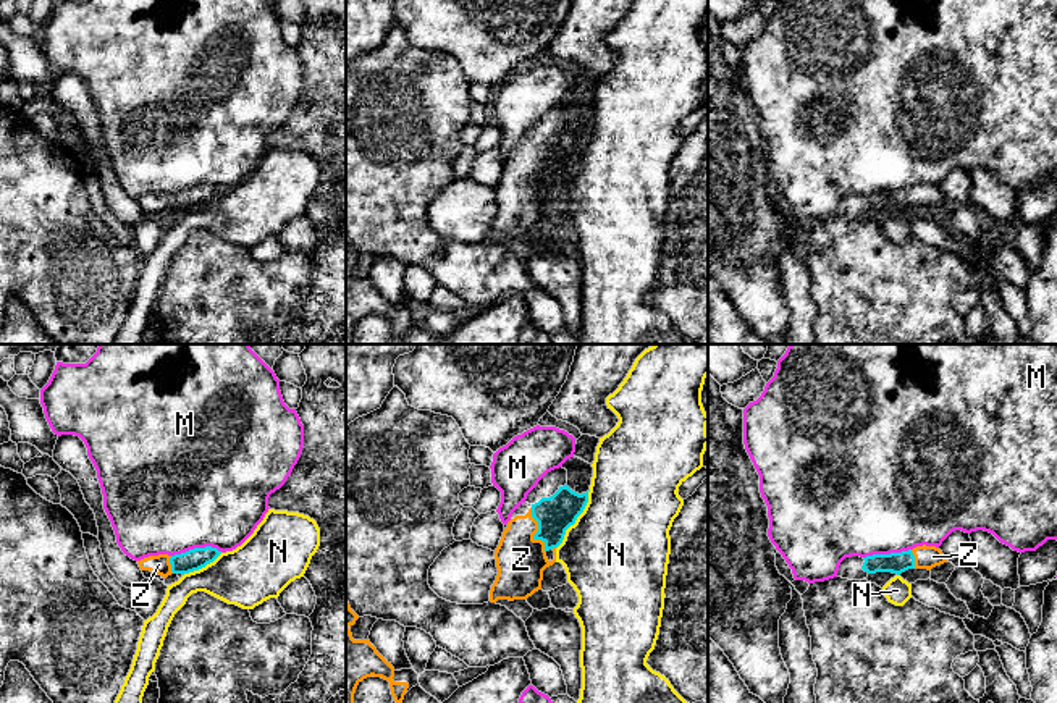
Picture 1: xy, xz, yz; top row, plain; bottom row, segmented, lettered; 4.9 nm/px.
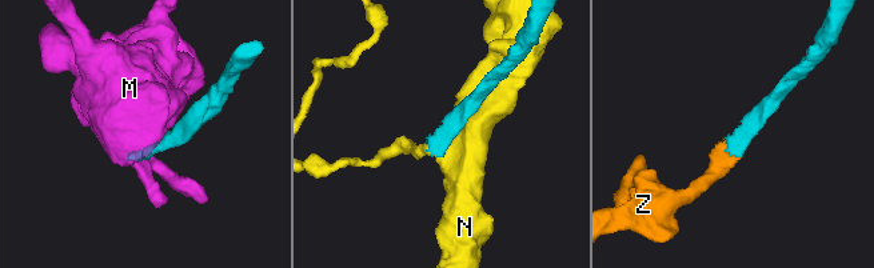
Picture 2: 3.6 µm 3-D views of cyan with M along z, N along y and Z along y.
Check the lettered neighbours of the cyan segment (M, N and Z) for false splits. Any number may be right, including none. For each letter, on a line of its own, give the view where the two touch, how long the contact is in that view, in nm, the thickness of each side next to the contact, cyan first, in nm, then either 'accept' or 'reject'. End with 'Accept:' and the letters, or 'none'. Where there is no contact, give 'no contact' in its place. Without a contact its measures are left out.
M: xy | 260 nm | 110/500 nm | reject
N: xz | 340 nm | 190/500 nm | reject
Z: xz | 240 nm | 190/240 nm | accept
Accept: Z

